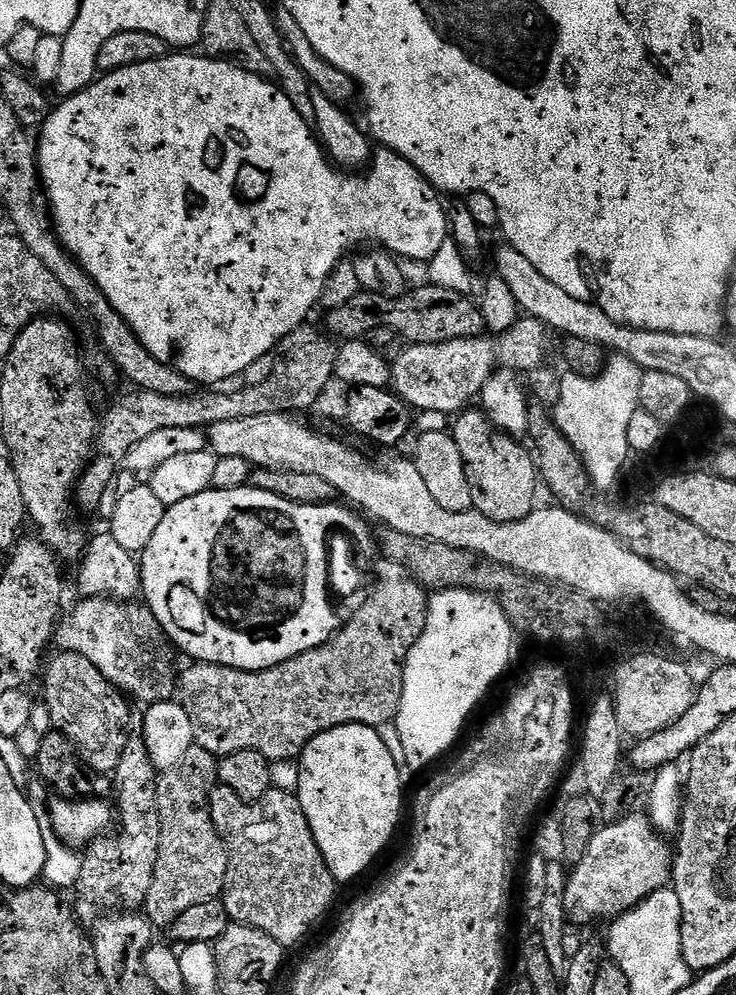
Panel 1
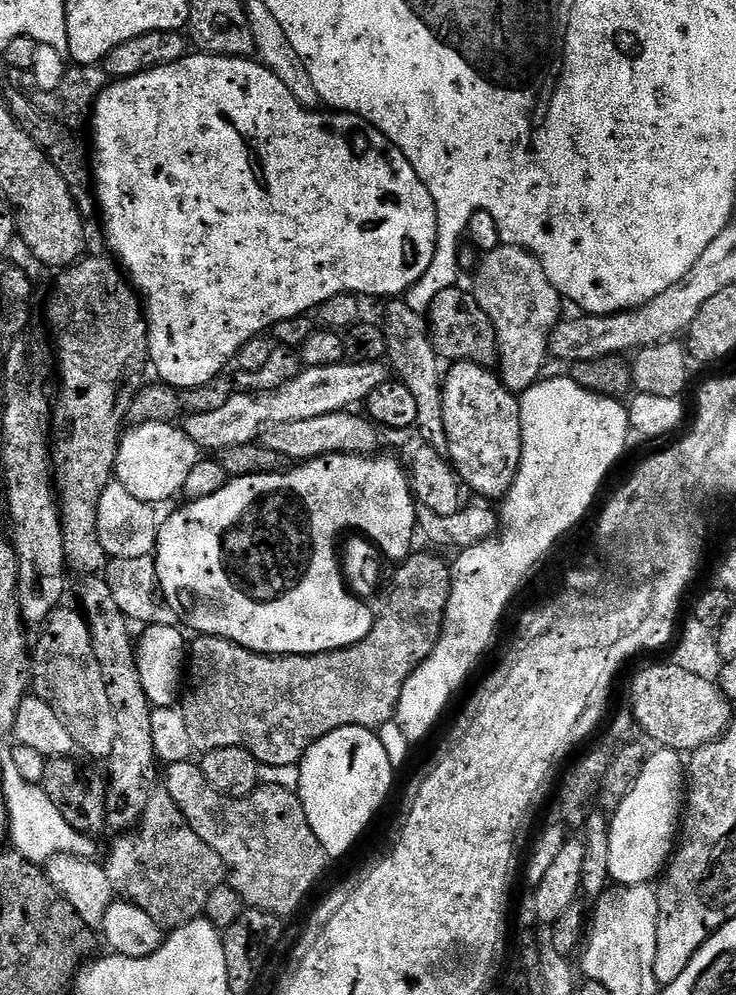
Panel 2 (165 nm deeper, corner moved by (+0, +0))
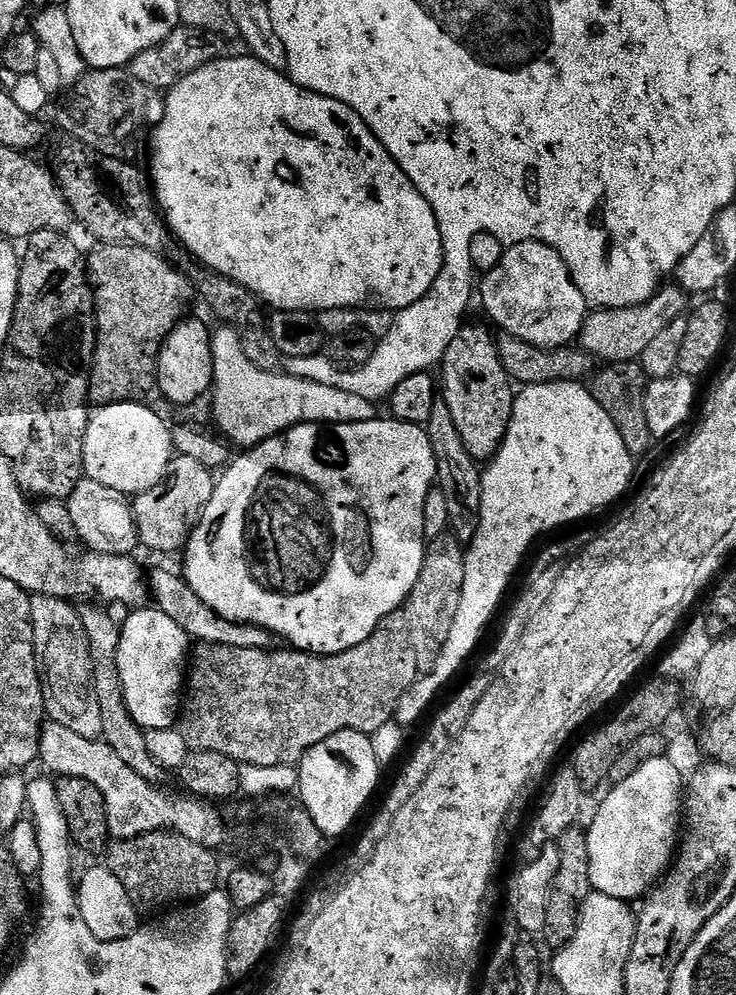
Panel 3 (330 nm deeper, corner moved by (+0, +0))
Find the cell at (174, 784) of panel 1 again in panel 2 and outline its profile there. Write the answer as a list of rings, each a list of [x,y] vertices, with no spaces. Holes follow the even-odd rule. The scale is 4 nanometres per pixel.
[[[153,791],[138,827],[117,836],[120,837],[113,842],[108,857],[103,857],[102,860],[112,891],[121,901],[128,901],[144,910],[163,930],[181,928],[197,919],[203,913],[206,898],[210,898],[214,886],[225,883],[226,869],[222,858],[214,854],[214,850],[210,850],[210,846],[206,846],[206,842],[202,842],[198,834],[194,834],[182,810],[178,810],[174,798],[170,798],[168,792]]]

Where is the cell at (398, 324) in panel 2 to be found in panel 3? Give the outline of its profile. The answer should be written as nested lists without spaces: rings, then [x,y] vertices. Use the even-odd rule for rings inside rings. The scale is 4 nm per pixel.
[[[437,402],[434,406],[426,427],[436,455],[438,488],[444,492],[449,502],[451,531],[461,544],[467,546],[476,537],[478,516],[474,510],[479,509],[480,506],[481,465],[470,454],[470,450],[466,450],[466,446],[462,446],[458,426],[454,426],[454,418],[450,418],[450,410],[443,402]]]

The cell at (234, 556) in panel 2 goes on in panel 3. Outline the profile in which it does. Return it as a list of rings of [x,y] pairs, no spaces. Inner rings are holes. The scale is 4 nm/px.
[[[377,418],[366,422],[349,424],[295,424],[278,436],[257,444],[239,453],[241,456],[231,461],[219,473],[216,489],[200,516],[200,521],[192,530],[187,548],[183,549],[184,581],[220,616],[234,622],[253,624],[265,628],[273,637],[289,640],[293,649],[310,652],[314,656],[329,656],[350,650],[370,634],[394,610],[406,602],[418,574],[422,574],[422,562],[426,551],[426,539],[423,530],[423,507],[427,495],[432,492],[436,479],[436,455],[434,446],[428,437],[427,427],[419,424],[407,424],[391,418]]]

